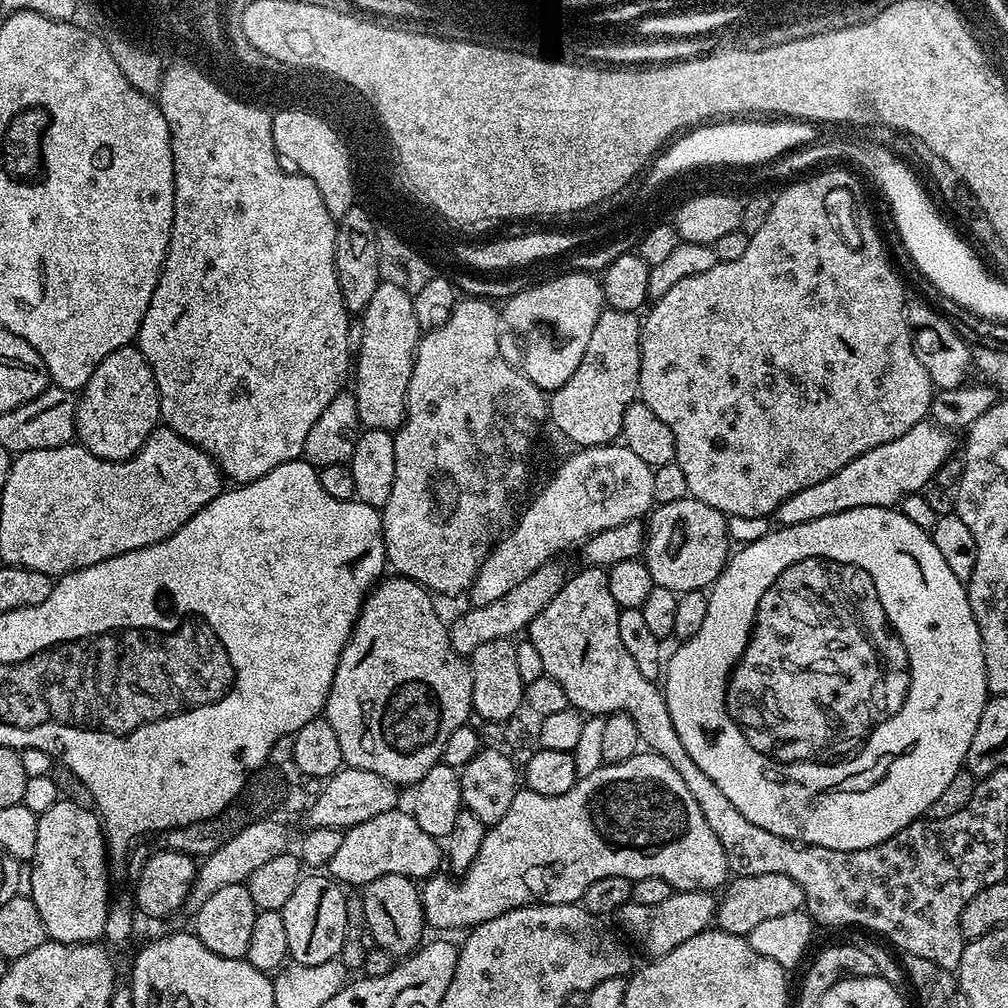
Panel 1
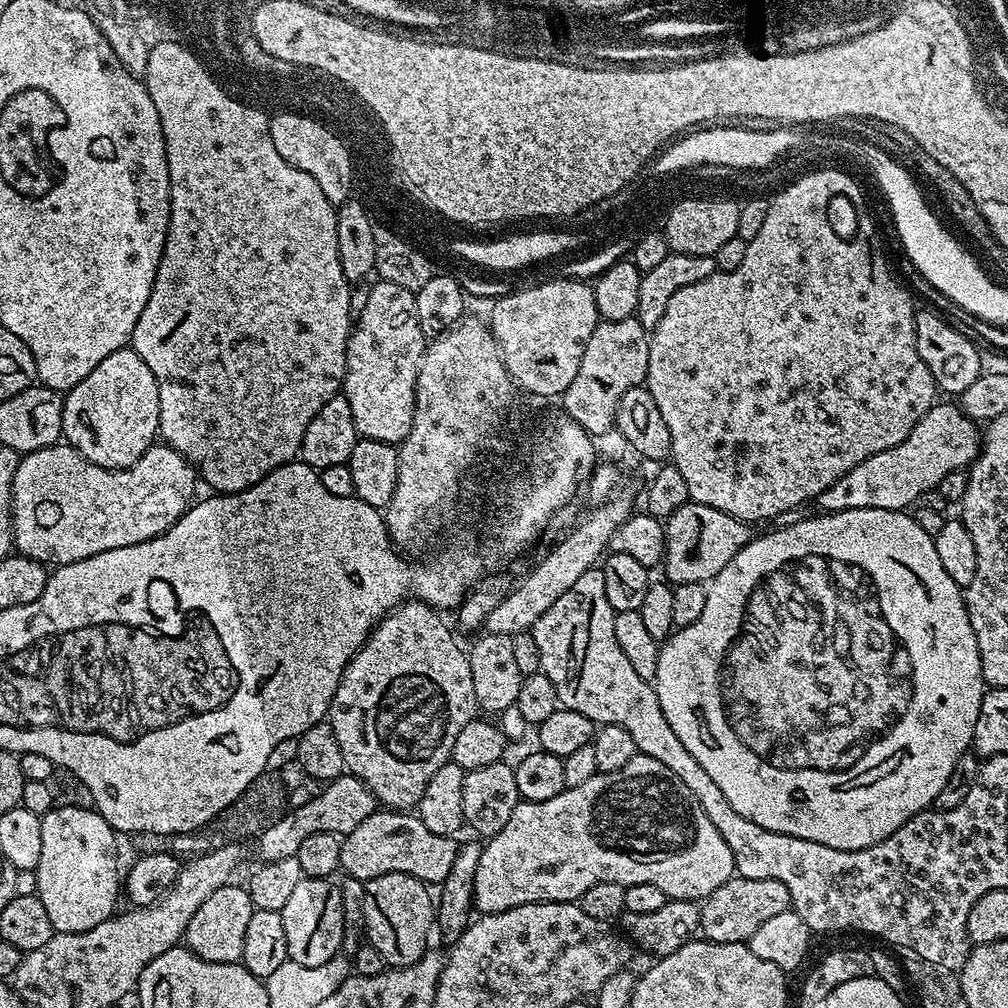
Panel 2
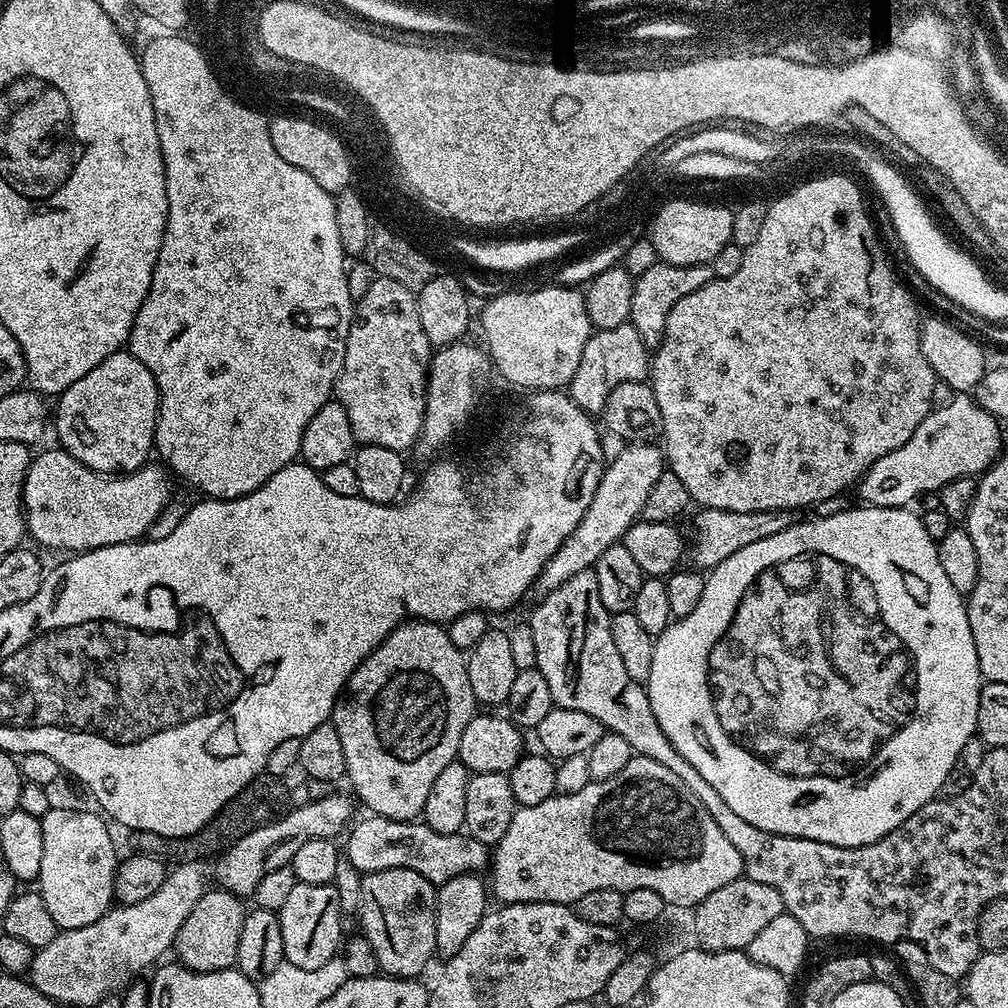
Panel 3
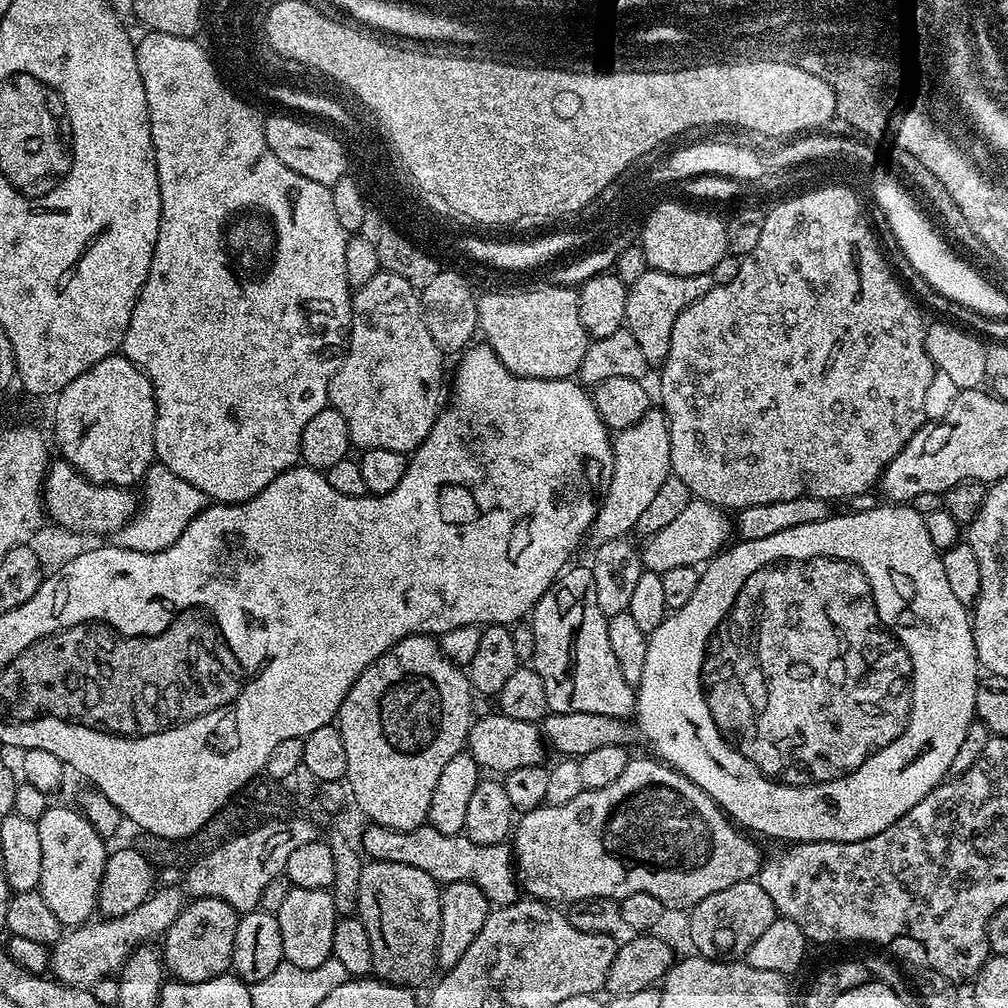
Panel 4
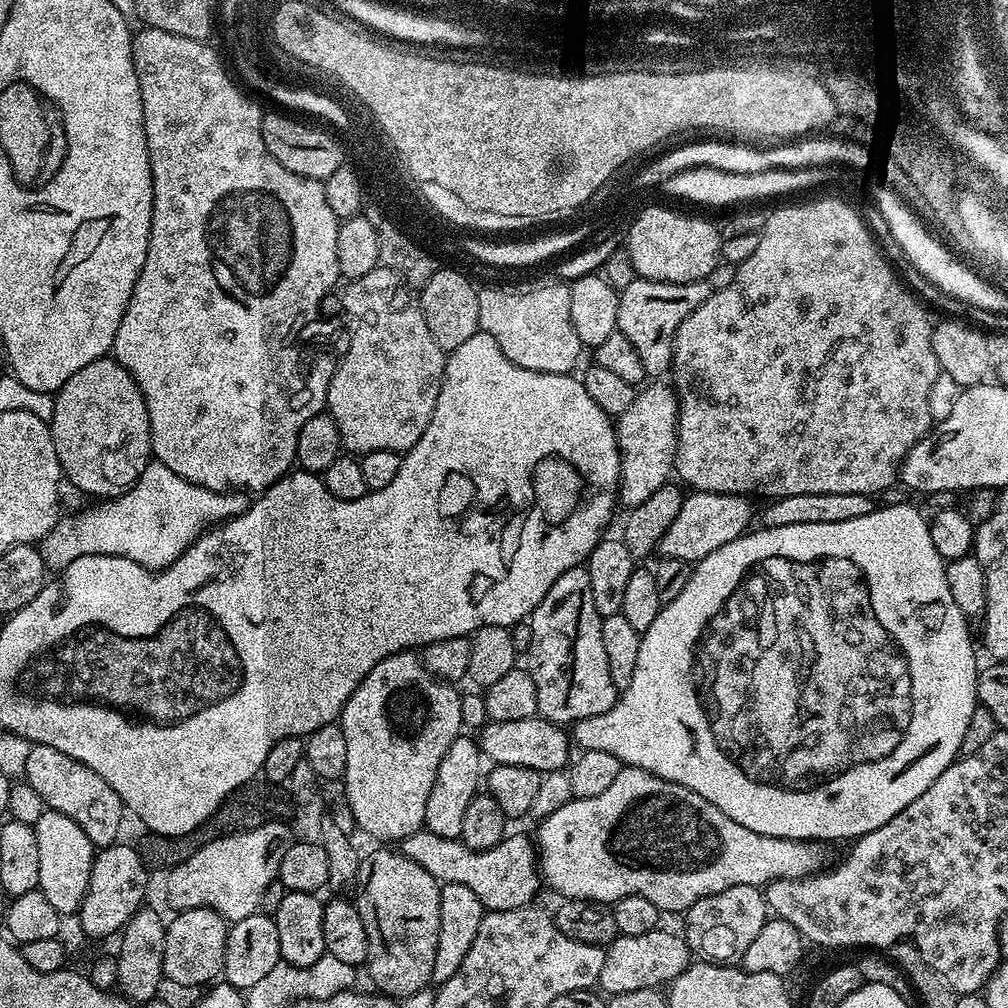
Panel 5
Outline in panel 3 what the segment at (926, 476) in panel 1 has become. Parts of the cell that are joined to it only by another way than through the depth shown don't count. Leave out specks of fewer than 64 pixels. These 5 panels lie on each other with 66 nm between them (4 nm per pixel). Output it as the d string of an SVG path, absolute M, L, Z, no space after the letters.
M956 394L949 404L933 407L932 411L910 434L910 442L902 442L898 450L890 450L874 466L865 470L858 481L865 505L873 508L902 508L911 505L915 496L939 493L946 482L963 476L979 477L1000 457L1001 421L978 406L971 395Z

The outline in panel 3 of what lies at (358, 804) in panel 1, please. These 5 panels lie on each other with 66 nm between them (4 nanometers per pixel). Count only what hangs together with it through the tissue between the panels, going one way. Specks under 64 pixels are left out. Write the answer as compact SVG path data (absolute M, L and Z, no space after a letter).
M336 790L332 796L321 801L311 800L308 805L301 808L285 811L272 823L263 824L260 828L239 837L233 843L236 845L217 862L216 872L214 868L215 883L219 887L225 888L227 892L232 892L241 898L251 897L258 882L262 878L266 878L266 874L270 874L270 870L289 867L294 853L306 842L310 842L314 838L331 840L339 837L339 832L343 833L346 825L353 819L352 804L354 805L353 797L351 795L343 796L341 792Z

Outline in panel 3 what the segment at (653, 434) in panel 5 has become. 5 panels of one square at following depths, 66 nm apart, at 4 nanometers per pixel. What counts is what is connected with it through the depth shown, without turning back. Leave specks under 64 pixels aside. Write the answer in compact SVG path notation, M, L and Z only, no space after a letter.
M628 442L623 447L624 449L613 460L611 457L610 463L605 467L602 478L598 482L598 490L582 522L578 522L576 529L568 535L566 542L562 542L562 546L558 546L556 553L548 559L546 566L538 574L534 585L537 597L549 596L554 590L558 590L558 586L562 586L562 582L574 578L574 574L589 571L598 562L598 558L602 558L604 551L610 550L610 546L621 543L628 527L641 519L640 511L642 506L646 506L646 494L650 494L654 482L658 482L660 475L666 471L666 457L659 447L655 448L652 445L652 442Z

